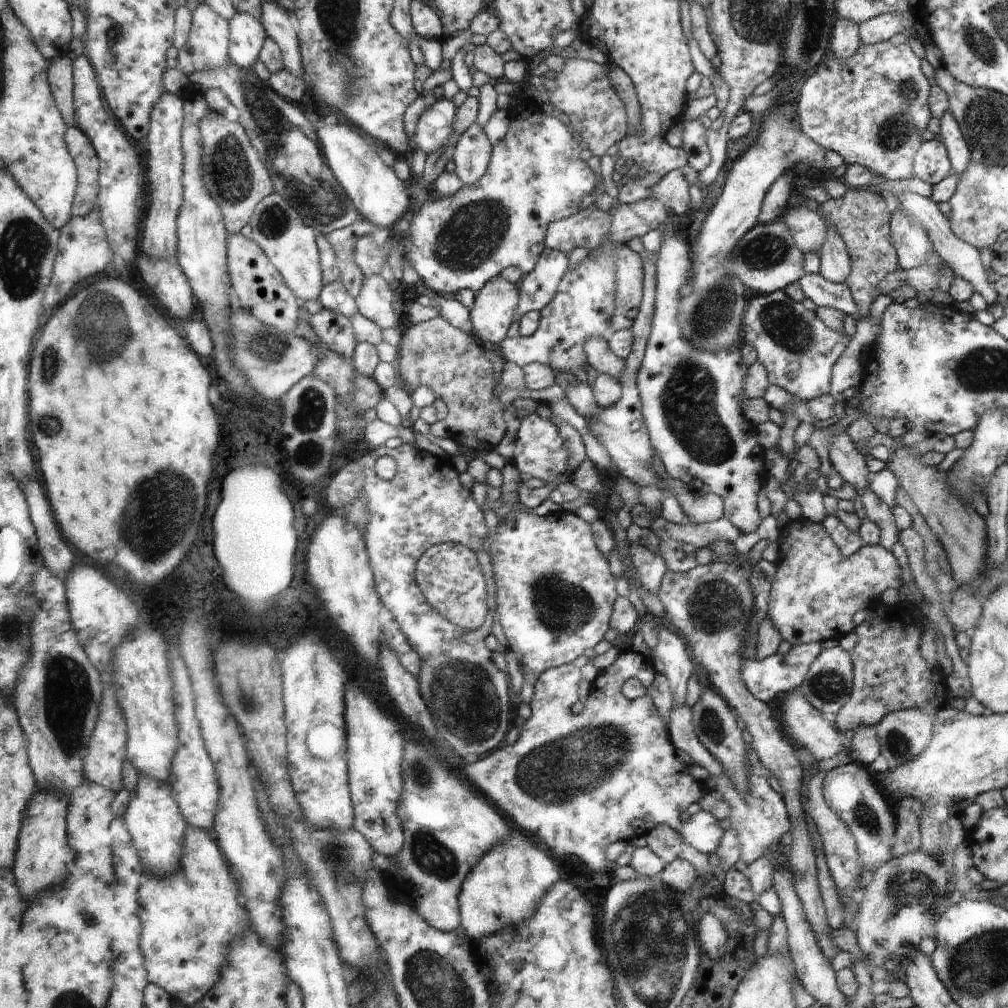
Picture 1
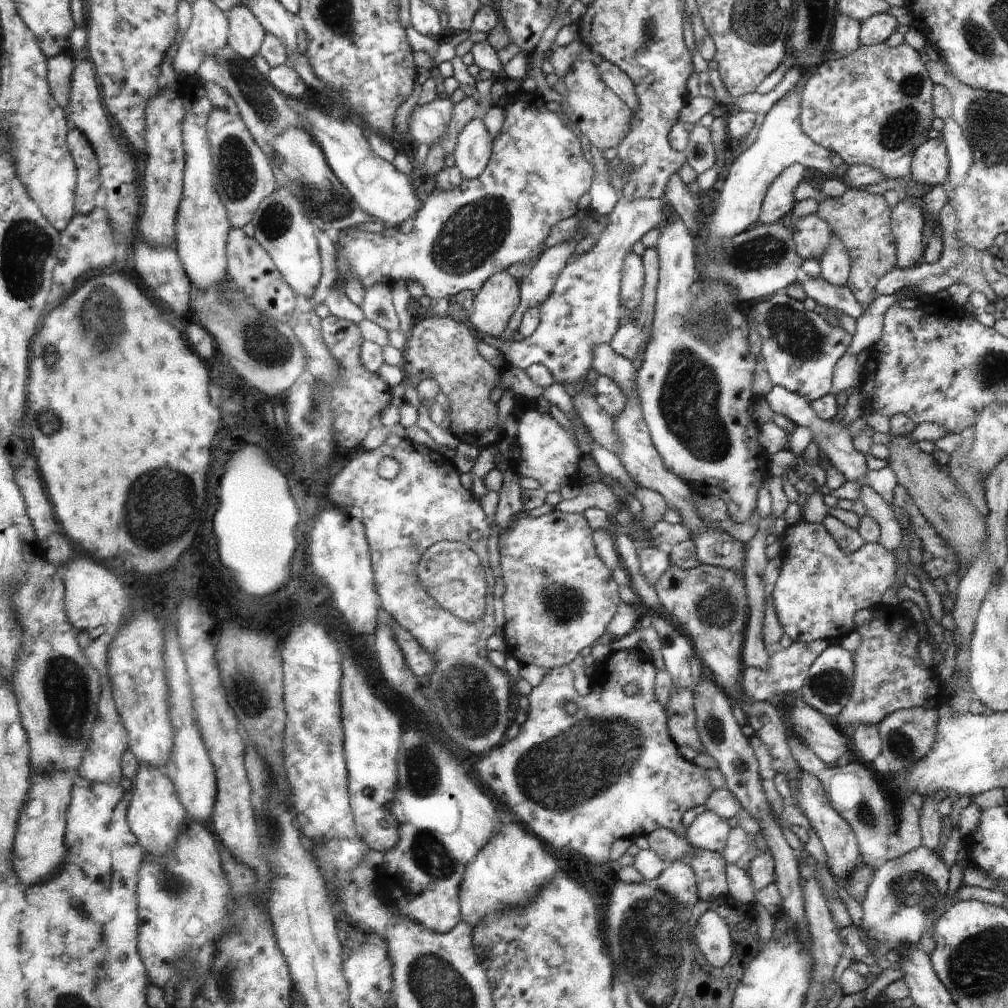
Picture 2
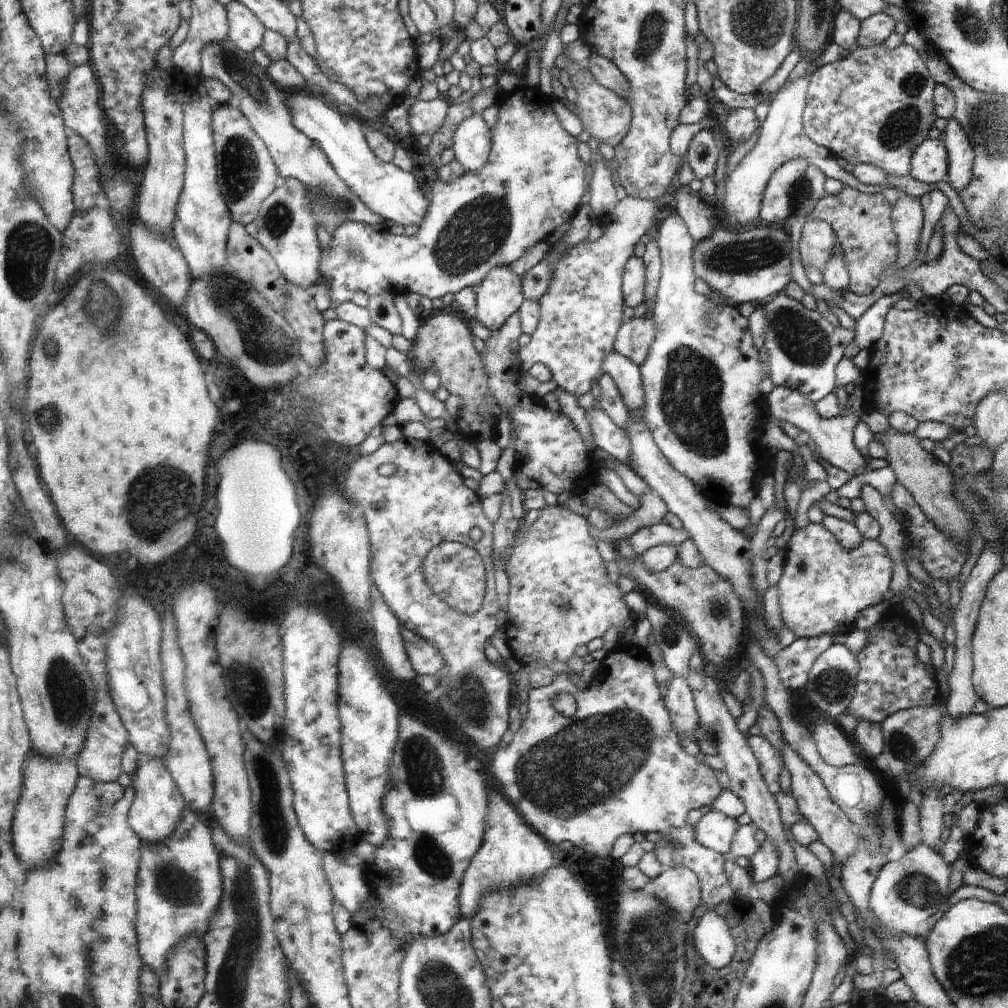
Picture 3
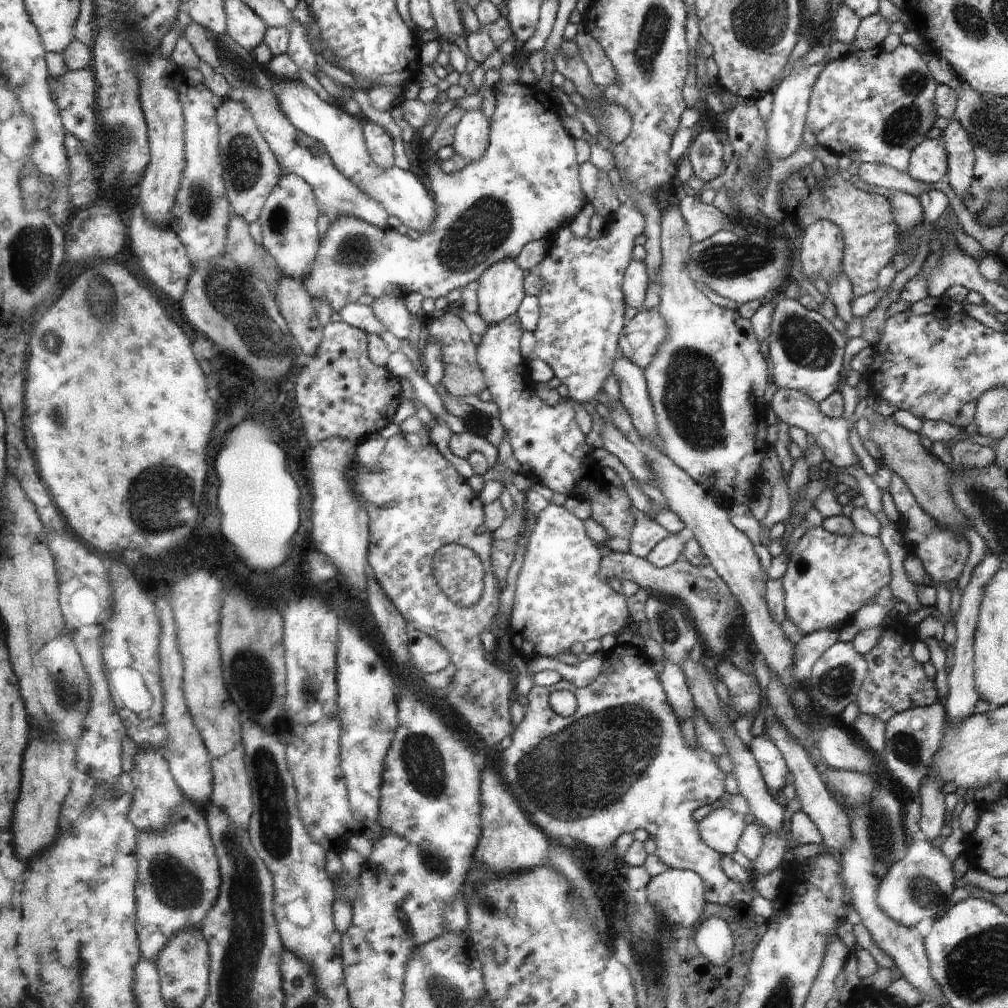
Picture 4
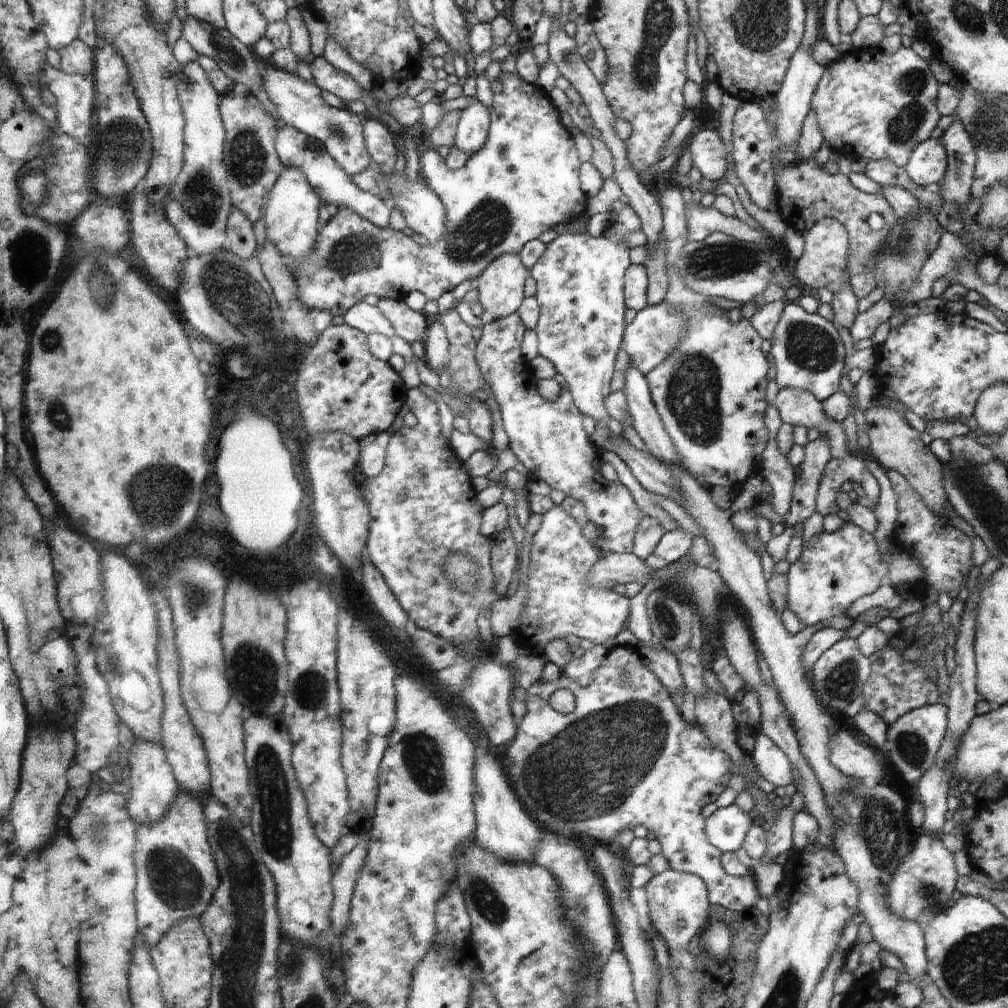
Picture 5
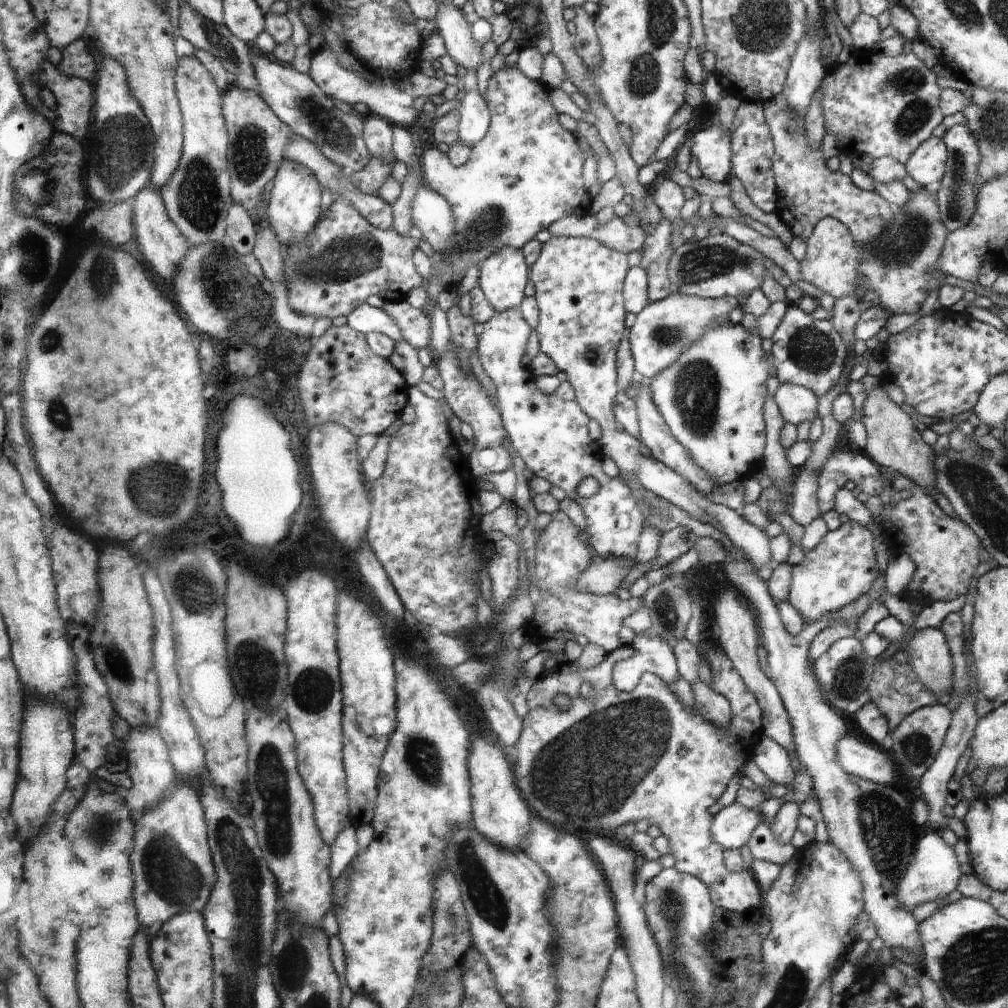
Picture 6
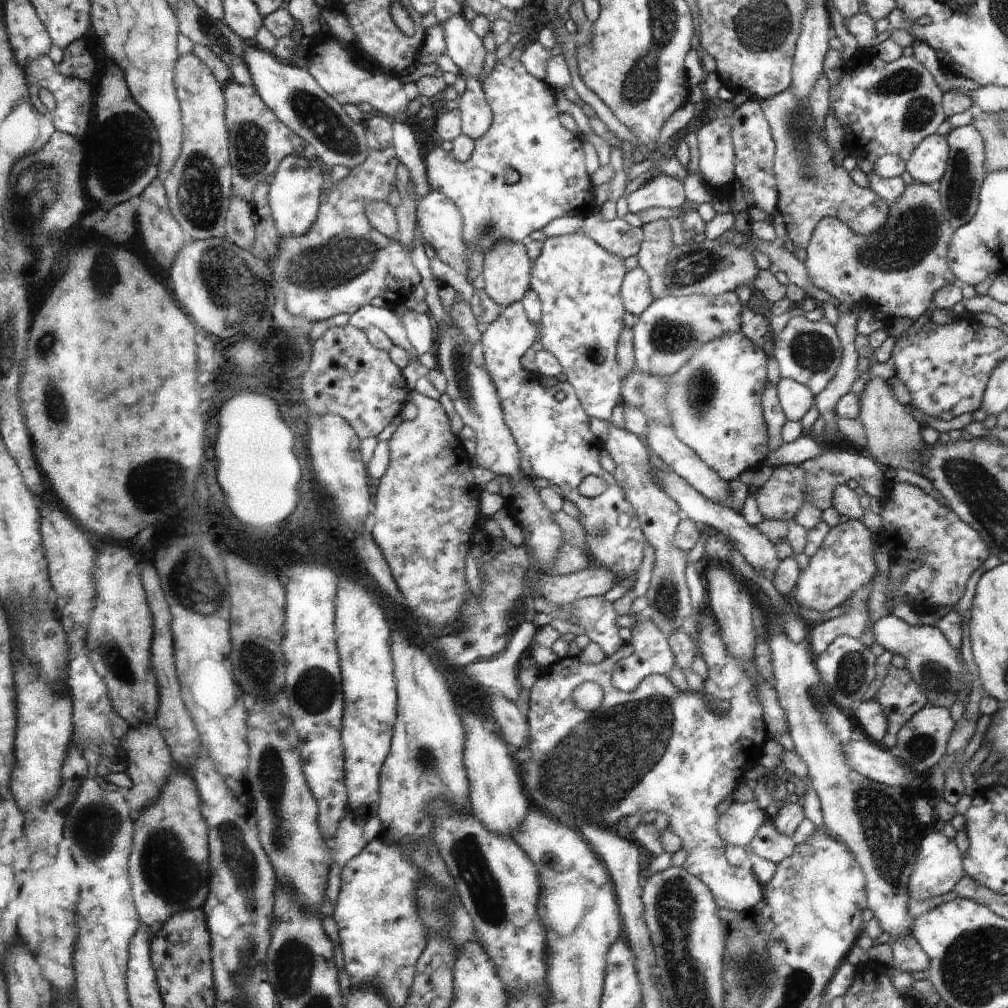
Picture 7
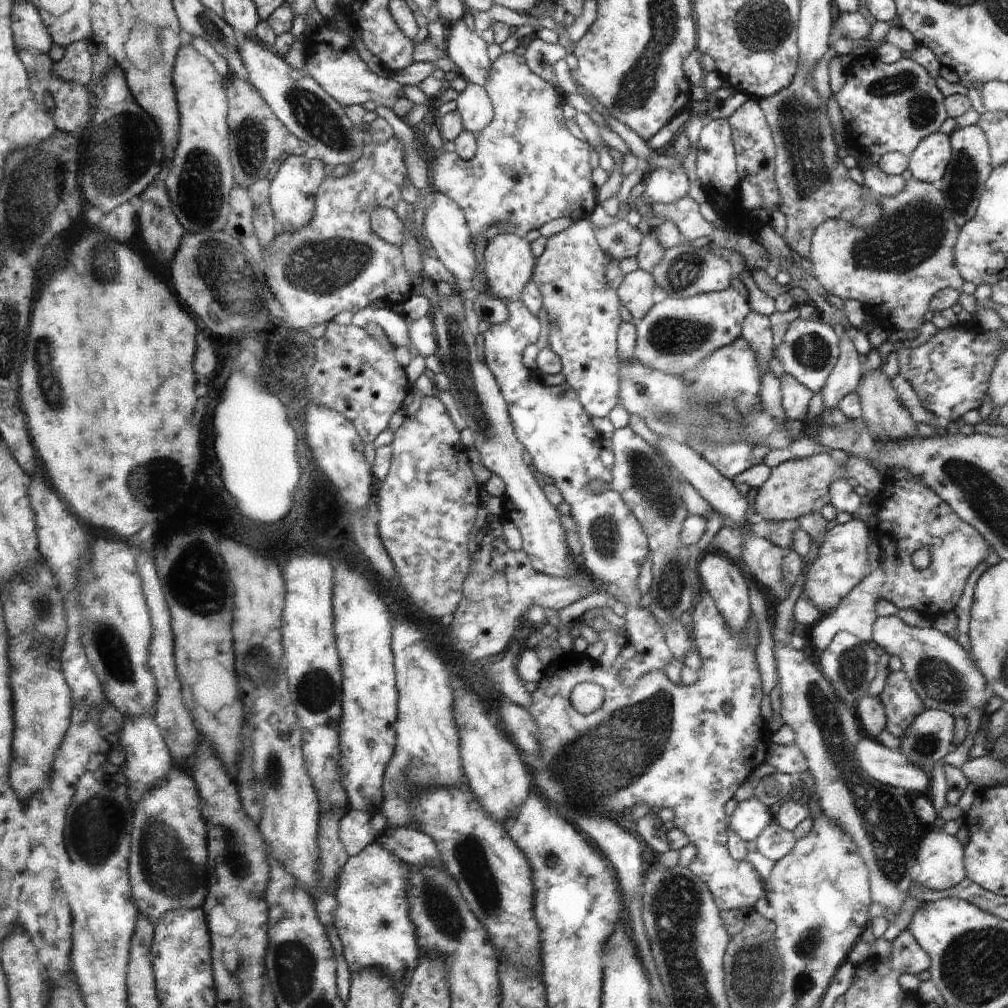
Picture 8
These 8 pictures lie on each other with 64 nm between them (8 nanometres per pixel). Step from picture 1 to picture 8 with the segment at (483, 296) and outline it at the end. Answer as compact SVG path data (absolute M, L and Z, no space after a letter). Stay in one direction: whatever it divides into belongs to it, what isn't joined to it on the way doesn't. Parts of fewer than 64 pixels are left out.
M500 233L487 244L484 251L486 268L485 279L489 282L490 290L494 292L494 297L506 303L518 298L528 280L532 276L534 268L534 258L532 258L532 246L520 235L514 233Z

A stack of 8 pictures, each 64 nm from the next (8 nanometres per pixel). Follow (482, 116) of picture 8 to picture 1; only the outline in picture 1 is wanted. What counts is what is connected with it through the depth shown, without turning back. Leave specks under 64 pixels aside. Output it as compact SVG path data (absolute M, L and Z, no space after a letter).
M478 122L458 137L454 149L455 172L463 186L472 186L484 176L492 163L493 146Z

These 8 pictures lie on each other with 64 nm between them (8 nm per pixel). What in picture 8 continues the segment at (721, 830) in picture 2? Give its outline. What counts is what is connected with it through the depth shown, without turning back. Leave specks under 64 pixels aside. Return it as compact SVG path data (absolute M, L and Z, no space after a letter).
M754 795L748 800L734 803L731 809L730 830L746 843L755 840L766 826L774 822L770 806Z

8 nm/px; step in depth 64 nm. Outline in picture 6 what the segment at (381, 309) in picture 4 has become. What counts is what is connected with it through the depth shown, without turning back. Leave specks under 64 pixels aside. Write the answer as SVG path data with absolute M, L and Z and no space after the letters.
M401 299L396 303L384 301L381 309L394 318L403 340L412 348L417 350L430 346L432 324L429 314Z

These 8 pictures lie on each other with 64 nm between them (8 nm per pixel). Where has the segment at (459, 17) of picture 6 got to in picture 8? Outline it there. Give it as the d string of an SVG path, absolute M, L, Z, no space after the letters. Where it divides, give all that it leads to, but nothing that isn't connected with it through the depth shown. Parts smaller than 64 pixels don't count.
M463 20L447 27L445 37L447 58L452 60L467 82L484 86L492 70L488 46L478 32L468 28Z

